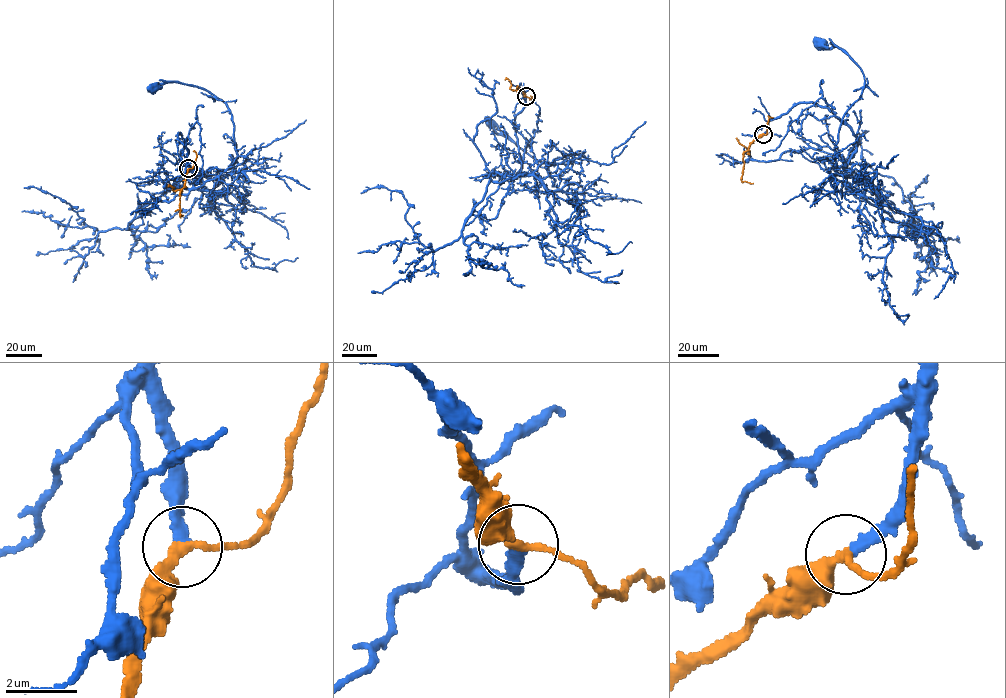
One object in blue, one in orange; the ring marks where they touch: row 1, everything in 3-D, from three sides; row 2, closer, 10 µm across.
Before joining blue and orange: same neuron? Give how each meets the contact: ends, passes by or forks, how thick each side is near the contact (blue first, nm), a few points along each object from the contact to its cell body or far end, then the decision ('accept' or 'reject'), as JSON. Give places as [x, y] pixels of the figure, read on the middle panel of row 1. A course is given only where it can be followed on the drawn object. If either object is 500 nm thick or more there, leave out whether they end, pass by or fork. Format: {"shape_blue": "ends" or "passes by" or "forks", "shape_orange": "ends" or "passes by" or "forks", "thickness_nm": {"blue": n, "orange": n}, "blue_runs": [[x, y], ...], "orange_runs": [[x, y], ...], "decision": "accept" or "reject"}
{"shape_blue": "ends", "shape_orange": "passes by", "thickness_nm": {"blue": 280, "orange": 240}, "blue_runs": [[526, 97], [515, 118], [516, 177], [571, 159], [542, 163], [492, 121]], "orange_runs": [[526, 97], [517, 86], [519, 101]], "decision": "accept"}

